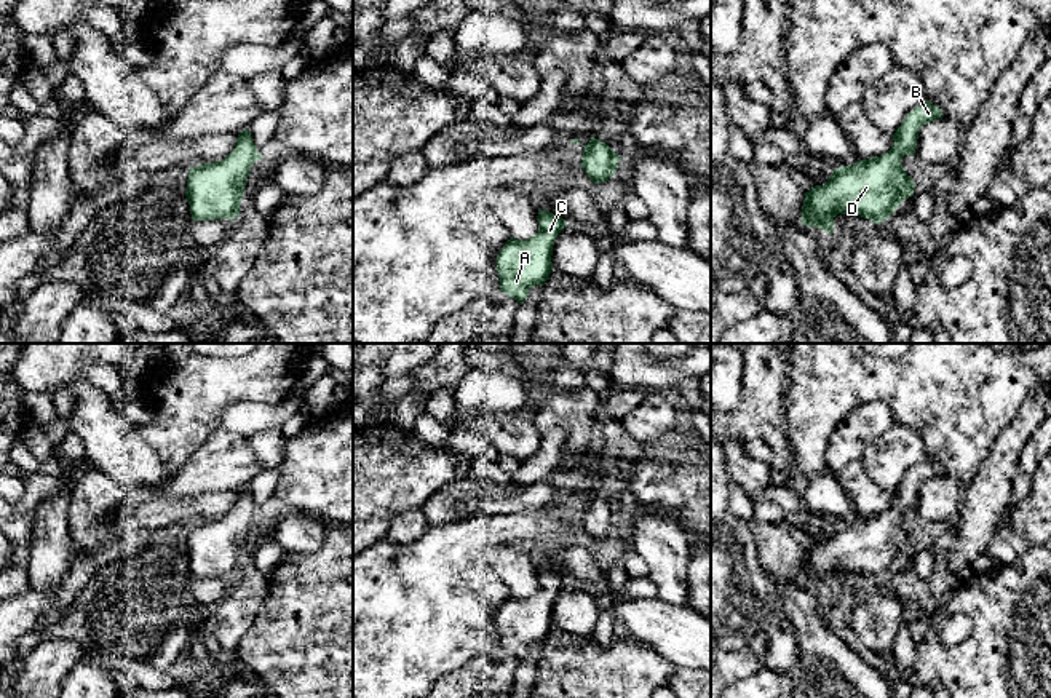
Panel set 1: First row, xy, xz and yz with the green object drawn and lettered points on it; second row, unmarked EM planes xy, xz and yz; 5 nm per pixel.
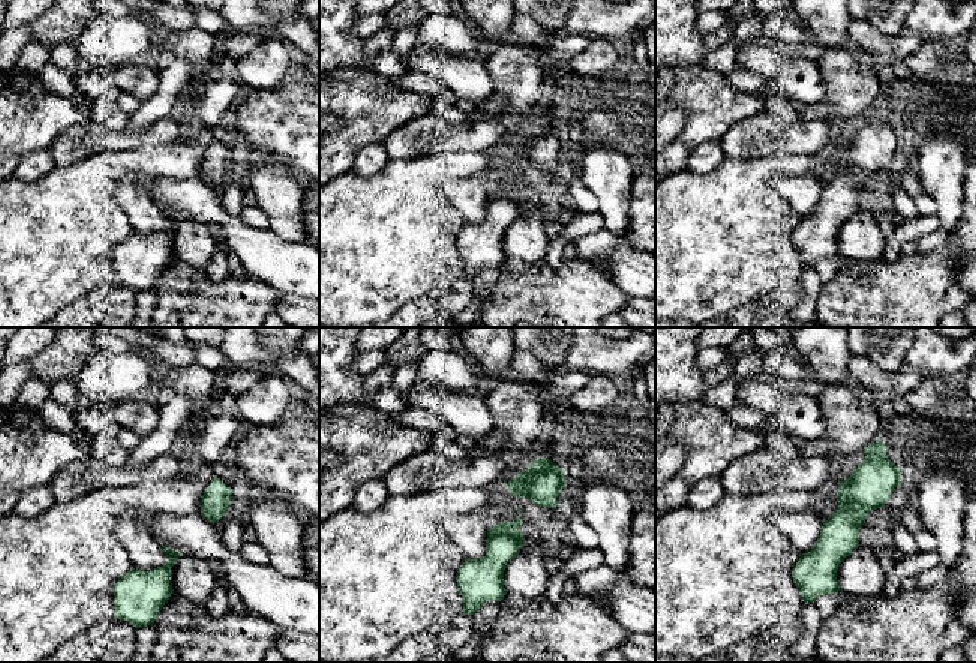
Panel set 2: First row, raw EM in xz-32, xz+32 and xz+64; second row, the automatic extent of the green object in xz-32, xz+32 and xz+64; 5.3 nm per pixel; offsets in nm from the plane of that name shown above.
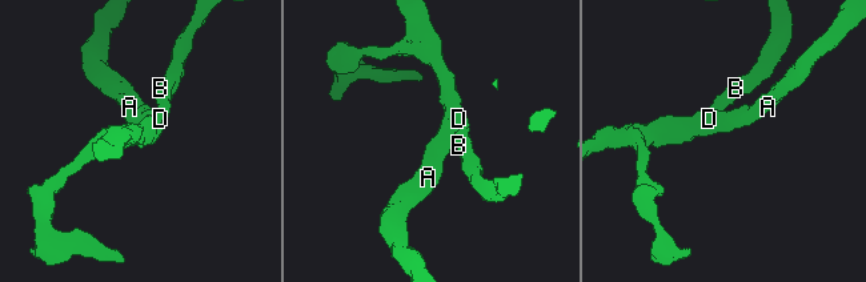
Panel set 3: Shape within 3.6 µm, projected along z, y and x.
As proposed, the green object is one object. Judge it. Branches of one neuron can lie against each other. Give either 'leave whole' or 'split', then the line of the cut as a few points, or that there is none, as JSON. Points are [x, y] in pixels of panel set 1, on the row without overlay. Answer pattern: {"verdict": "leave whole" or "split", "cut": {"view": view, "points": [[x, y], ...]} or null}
{"verdict": "leave whole", "cut": null}

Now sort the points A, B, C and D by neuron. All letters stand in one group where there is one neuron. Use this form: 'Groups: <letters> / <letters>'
Groups: A B C D

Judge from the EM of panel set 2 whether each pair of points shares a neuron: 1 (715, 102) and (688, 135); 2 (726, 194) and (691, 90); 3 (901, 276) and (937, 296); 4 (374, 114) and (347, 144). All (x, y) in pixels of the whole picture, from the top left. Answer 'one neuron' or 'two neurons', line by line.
1: one neuron
2: two neurons
3: one neuron
4: one neuron

